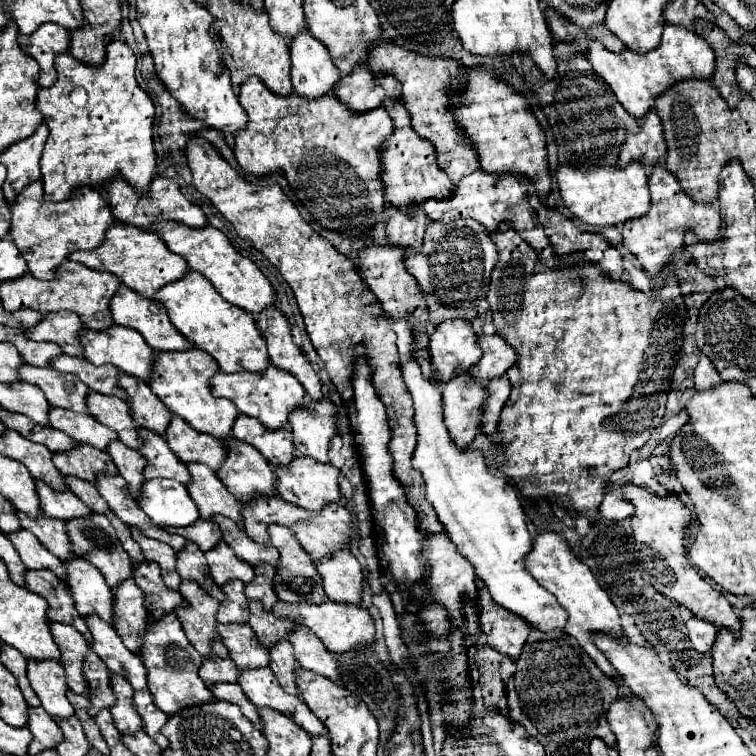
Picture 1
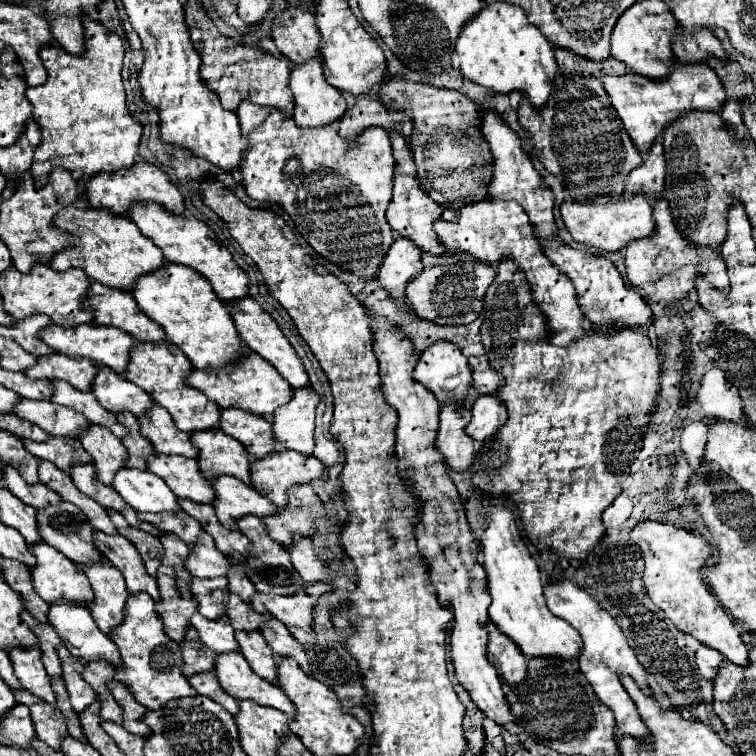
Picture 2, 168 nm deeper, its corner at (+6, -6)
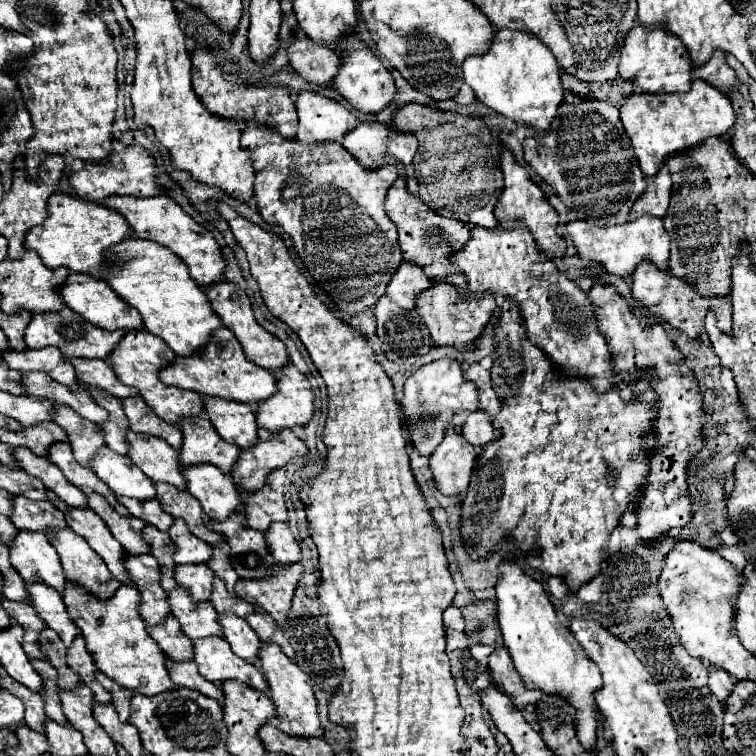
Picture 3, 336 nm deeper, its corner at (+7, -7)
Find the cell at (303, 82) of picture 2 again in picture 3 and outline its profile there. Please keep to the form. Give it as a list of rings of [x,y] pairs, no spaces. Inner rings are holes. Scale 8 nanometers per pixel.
[[[313,90],[297,94],[299,130],[297,140],[305,144],[317,144],[327,140],[343,140],[347,130],[353,130],[359,120],[337,100],[321,96]]]

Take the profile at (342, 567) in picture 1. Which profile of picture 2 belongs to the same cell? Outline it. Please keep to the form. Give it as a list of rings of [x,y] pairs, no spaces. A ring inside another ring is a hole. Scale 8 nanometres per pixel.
[[[296,537],[296,541],[292,541],[292,545],[284,545],[284,547],[290,553],[292,567],[300,573],[300,577],[304,581],[330,583],[330,571],[328,571],[326,563],[316,557],[316,551],[308,537]]]

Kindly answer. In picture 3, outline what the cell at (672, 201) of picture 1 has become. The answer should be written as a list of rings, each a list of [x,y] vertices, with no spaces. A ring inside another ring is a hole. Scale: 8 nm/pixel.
[[[643,260],[635,272],[631,282],[631,294],[633,298],[643,306],[645,316],[651,316],[657,322],[669,322],[671,326],[679,328],[691,338],[697,338],[703,334],[703,320],[707,310],[713,310],[717,314],[717,326],[723,332],[731,332],[731,304],[727,296],[713,296],[705,298],[701,296],[693,284],[685,282],[683,278],[677,278],[671,274],[671,270],[659,270],[653,262]]]

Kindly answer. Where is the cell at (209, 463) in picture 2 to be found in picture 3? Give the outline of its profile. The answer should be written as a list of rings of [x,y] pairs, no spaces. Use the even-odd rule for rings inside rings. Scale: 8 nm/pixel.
[[[191,418],[191,422],[183,422],[183,446],[181,446],[181,462],[183,466],[195,464],[213,464],[225,474],[233,470],[239,458],[239,448],[223,442],[209,418]]]

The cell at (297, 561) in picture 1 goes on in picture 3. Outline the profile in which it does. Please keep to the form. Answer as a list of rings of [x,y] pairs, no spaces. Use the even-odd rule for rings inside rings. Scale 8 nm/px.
[[[231,514],[227,522],[209,522],[211,530],[223,532],[231,546],[231,564],[245,580],[267,580],[281,570],[281,564],[271,556],[265,534],[249,528],[245,514]]]

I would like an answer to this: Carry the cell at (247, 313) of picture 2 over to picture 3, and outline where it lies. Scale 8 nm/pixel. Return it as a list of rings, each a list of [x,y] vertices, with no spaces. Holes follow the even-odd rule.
[[[217,282],[209,288],[205,288],[207,298],[211,302],[211,308],[219,314],[219,318],[223,320],[223,326],[227,326],[229,330],[233,330],[233,334],[237,336],[237,340],[241,342],[245,354],[259,366],[267,366],[267,370],[273,370],[273,374],[285,370],[291,364],[289,352],[285,348],[285,344],[273,336],[271,332],[267,332],[253,316],[253,308],[251,308],[251,300],[245,294],[245,290],[241,290],[237,284],[231,282]]]

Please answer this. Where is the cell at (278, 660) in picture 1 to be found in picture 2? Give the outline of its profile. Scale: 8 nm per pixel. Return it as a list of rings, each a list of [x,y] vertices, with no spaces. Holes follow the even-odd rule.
[[[236,631],[236,641],[240,645],[240,653],[246,657],[250,667],[270,683],[276,683],[276,659],[272,649],[266,645],[266,639],[260,631]]]

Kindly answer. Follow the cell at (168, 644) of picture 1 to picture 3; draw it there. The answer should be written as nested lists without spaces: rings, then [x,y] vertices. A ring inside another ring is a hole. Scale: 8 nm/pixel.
[[[67,586],[67,594],[63,594],[63,598],[67,610],[71,610],[71,618],[75,618],[87,642],[87,648],[95,654],[97,668],[105,676],[125,686],[133,694],[143,696],[157,696],[161,692],[177,688],[169,678],[167,654],[149,636],[147,626],[139,614],[141,594],[135,586],[121,586],[119,594],[115,594],[115,598],[107,602],[95,602],[95,598],[83,598],[83,594],[79,594],[79,590],[71,590],[71,586]]]

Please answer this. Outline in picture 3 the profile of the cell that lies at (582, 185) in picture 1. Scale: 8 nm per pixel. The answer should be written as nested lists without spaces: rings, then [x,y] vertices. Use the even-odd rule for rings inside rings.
[[[645,214],[633,222],[617,226],[595,226],[589,220],[573,220],[567,222],[567,232],[573,238],[573,244],[581,258],[595,260],[603,264],[607,272],[617,276],[629,276],[641,260],[651,260],[659,268],[667,268],[669,262],[669,234],[665,232],[661,218]]]

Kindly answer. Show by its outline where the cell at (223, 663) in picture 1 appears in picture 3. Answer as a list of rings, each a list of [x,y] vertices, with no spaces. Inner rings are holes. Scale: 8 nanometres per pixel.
[[[167,616],[163,626],[147,626],[151,630],[151,638],[159,642],[161,650],[175,662],[193,660],[193,642],[183,634],[175,616]]]

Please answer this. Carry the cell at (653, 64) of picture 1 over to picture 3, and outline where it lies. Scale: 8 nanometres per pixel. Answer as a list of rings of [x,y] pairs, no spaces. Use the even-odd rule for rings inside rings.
[[[693,80],[691,90],[685,94],[629,94],[621,98],[619,112],[645,176],[655,174],[669,154],[691,148],[709,136],[723,138],[735,124],[731,100],[703,80]]]

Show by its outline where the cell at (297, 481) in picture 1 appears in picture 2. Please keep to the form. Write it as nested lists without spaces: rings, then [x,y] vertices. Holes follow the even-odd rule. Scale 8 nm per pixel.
[[[276,451],[260,461],[252,461],[252,487],[280,507],[286,503],[292,485],[310,483],[322,473],[324,465],[314,455],[304,457],[296,451]]]

